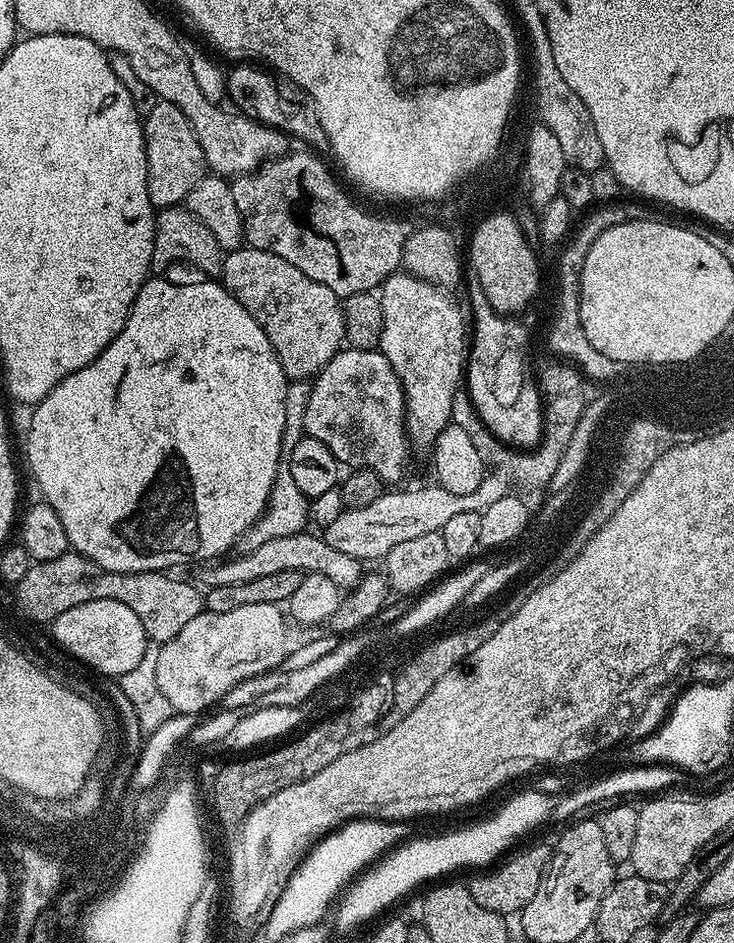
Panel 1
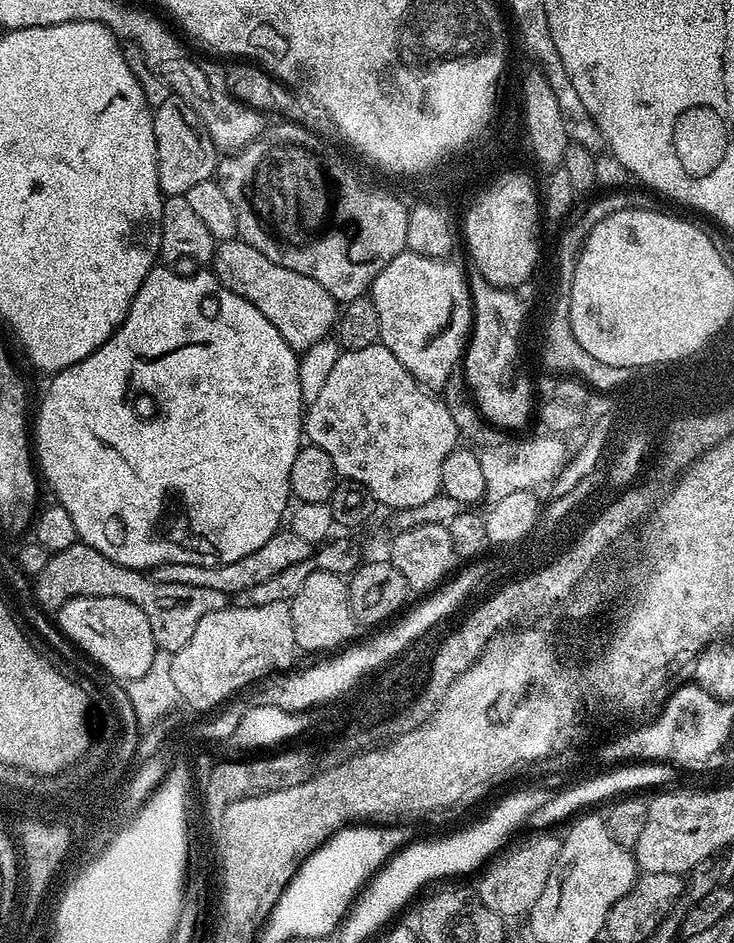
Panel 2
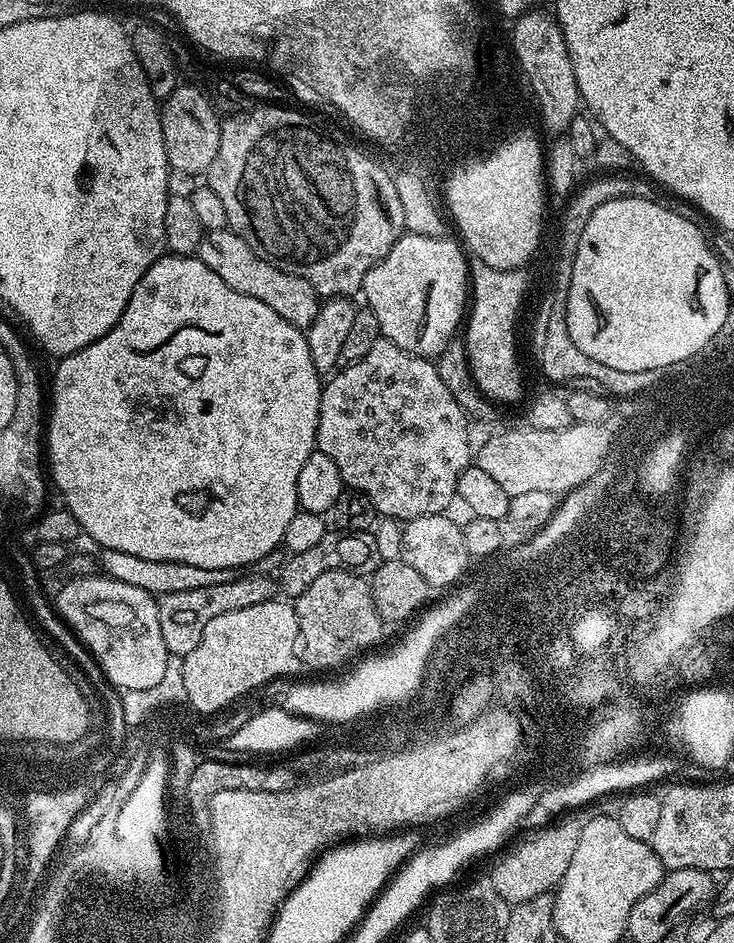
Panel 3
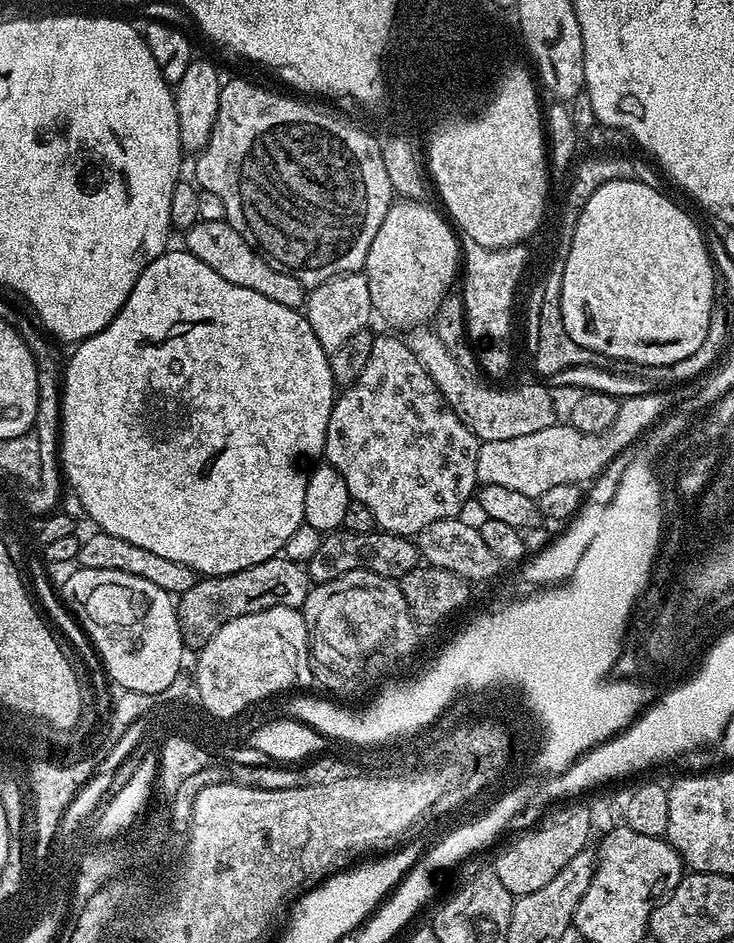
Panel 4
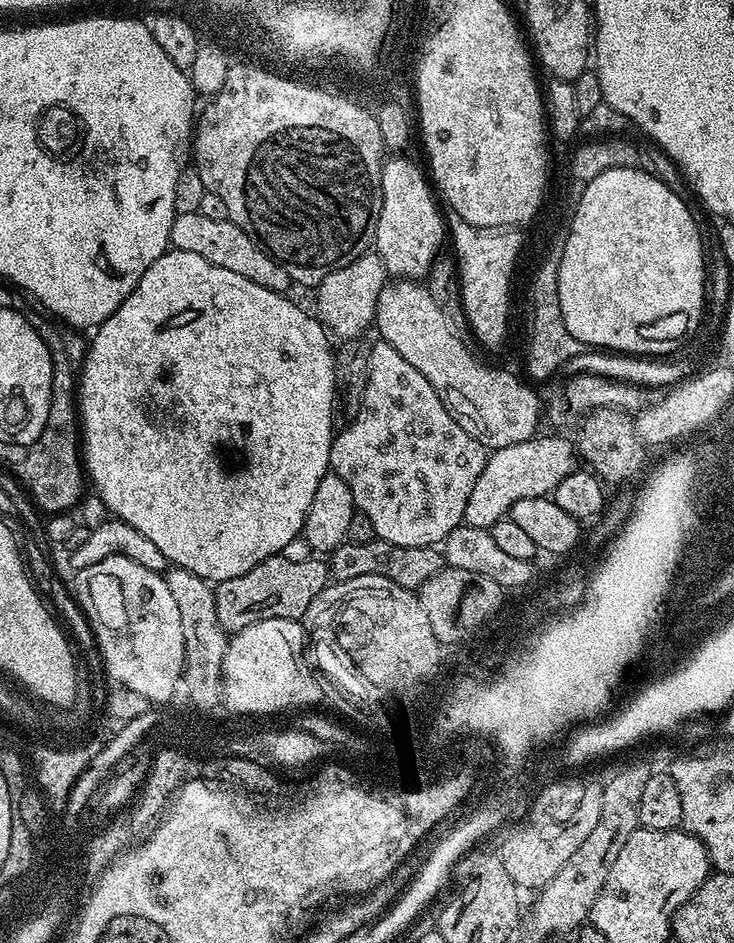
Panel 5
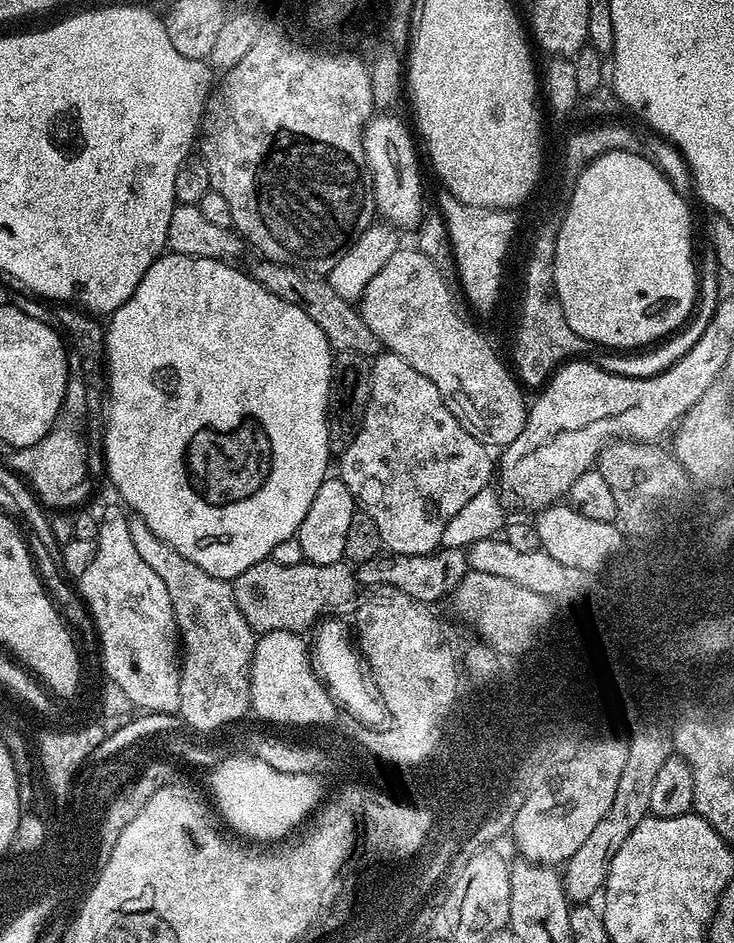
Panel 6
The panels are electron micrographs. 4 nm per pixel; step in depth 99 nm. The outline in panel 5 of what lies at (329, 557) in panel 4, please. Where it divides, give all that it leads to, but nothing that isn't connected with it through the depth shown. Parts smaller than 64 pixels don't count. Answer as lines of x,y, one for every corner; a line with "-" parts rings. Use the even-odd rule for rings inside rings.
372,539
370,542
348,540
330,554
330,576
333,581
362,578
366,574
385,576
398,586
419,590
428,578
445,567
443,553
434,546
394,546
394,542

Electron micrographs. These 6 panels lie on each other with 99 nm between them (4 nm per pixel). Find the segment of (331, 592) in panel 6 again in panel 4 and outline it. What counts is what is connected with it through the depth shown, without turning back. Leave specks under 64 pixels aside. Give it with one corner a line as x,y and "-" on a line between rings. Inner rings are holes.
283,555
271,556
266,562
258,562
258,566
246,566
246,570
238,570
234,574
197,579
190,590
178,596
180,633
184,636
185,645
203,645
223,624
234,618
258,614
258,610
270,610
274,606
303,609
309,587
307,567

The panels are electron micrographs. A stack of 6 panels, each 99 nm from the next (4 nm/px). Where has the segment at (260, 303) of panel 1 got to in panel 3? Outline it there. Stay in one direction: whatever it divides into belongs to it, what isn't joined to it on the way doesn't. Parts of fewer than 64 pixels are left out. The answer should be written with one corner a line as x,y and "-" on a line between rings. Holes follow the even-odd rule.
229,227
205,232
200,239
198,258
206,266
210,266
210,270
214,270
214,274
218,274
218,278
222,278
226,286
230,286
230,290
238,290
238,294
250,294
250,298
258,298
263,304
270,306
274,314
280,314
295,328
307,329
319,312
321,297
317,296
314,286
310,286
306,278
284,272
266,262
258,254
254,254
254,250
246,246
243,238

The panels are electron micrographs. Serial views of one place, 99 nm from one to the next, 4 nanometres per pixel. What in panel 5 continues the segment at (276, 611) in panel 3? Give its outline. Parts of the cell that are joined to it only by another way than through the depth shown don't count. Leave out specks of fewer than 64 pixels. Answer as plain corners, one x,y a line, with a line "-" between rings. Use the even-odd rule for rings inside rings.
266,618
229,639
222,662
222,700
225,705
228,703
229,713
267,717
283,708
308,710
320,700
319,683
306,659
306,633
300,620

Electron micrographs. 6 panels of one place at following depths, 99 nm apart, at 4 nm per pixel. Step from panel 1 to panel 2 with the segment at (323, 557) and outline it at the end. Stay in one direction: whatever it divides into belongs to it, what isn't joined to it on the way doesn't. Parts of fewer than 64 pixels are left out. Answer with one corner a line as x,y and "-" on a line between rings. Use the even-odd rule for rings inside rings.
281,530
271,536
263,546
258,546
254,554
246,554
246,558
238,558
238,562
230,562
222,566
194,566
190,562
159,564
157,568
151,569
150,574
158,582
174,582
174,586
206,586
206,590
222,590
235,594
250,586
258,586
258,582
266,582
266,578
274,578
274,574
279,574
280,571
309,559
313,551
313,545
302,542
298,534
290,530

